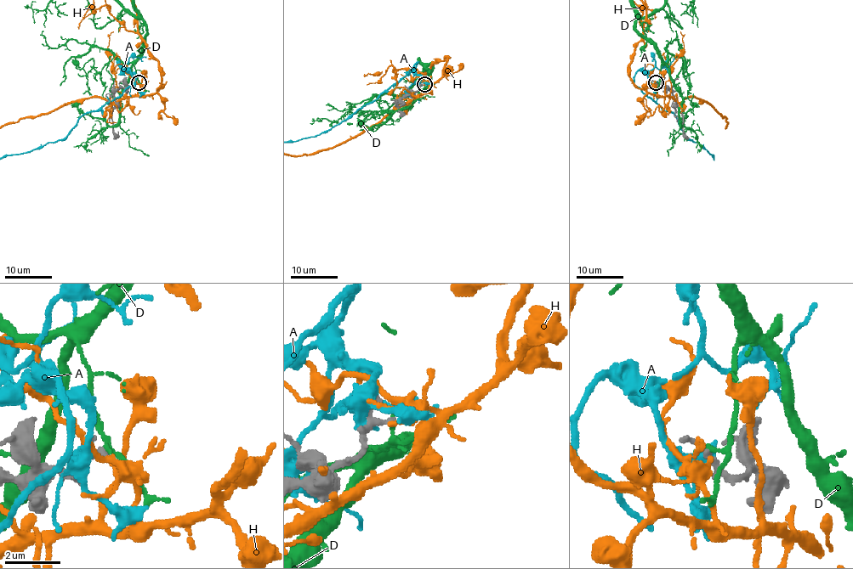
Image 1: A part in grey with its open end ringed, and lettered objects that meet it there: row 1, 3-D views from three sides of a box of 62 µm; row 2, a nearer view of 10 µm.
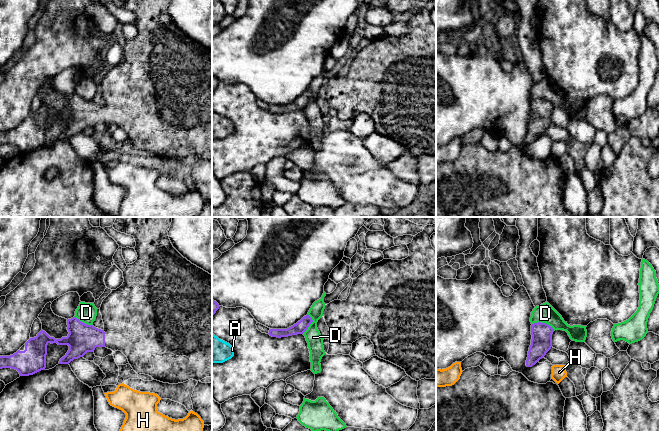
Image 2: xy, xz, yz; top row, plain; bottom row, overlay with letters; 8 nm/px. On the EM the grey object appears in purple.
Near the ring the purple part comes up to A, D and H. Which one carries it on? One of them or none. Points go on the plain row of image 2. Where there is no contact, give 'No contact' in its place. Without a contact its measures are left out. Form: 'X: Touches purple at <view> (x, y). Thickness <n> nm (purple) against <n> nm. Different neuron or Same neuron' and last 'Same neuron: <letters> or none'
A: No contact. Different neuron
D: Touches purple at yz (543, 99). Thickness 170 nm (purple) against 160 nm. Different neuron
H: No contact. Different neuron
Same neuron: none

